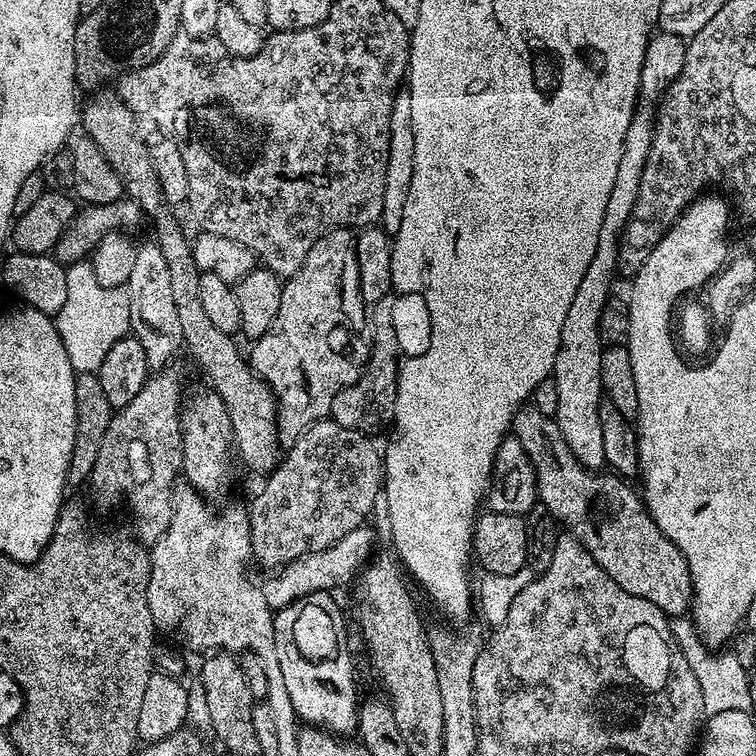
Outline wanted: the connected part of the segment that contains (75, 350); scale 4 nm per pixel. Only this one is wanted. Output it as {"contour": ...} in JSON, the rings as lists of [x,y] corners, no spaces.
{"contour":[[[91,263],[67,265],[66,302],[54,319],[62,346],[66,346],[66,354],[77,373],[98,370],[102,366],[102,358],[106,358],[106,350],[110,350],[110,346],[114,346],[114,342],[123,336],[129,335],[130,298],[127,287],[98,286]]]}

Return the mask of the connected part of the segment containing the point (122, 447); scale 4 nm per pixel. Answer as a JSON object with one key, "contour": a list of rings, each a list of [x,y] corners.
{"contour":[[[175,367],[161,368],[149,375],[138,395],[125,408],[113,411],[90,481],[92,496],[102,507],[116,508],[128,500],[136,523],[135,539],[145,546],[155,544],[170,526],[172,493],[184,466],[180,433],[180,391],[184,384]]]}

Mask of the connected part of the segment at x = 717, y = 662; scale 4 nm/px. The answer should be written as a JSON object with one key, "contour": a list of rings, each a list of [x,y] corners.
{"contour":[[[691,615],[671,617],[668,625],[670,626],[670,634],[674,634],[674,642],[678,642],[678,650],[682,650],[686,662],[690,662],[690,670],[694,670],[694,678],[698,678],[698,686],[702,689],[702,706],[704,707],[705,717],[722,714],[722,710],[749,711],[753,707],[750,702],[750,686],[748,685],[750,672],[749,669],[742,666],[742,663],[738,662],[735,654],[730,650],[713,650],[709,648],[708,643],[700,636]]]}

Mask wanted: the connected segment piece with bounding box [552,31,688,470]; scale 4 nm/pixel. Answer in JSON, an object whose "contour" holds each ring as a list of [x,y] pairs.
{"contour":[[[657,31],[648,40],[646,58],[642,58],[640,98],[630,118],[630,127],[626,130],[626,142],[622,146],[622,162],[618,162],[618,174],[610,190],[610,199],[606,202],[606,214],[602,214],[602,230],[598,230],[598,246],[594,250],[594,258],[590,258],[590,266],[586,266],[586,274],[582,274],[582,282],[578,286],[578,291],[574,293],[574,302],[570,302],[566,322],[562,322],[556,365],[552,367],[552,376],[558,386],[558,410],[555,417],[558,430],[562,430],[562,438],[566,438],[566,446],[574,450],[574,458],[578,458],[578,462],[582,462],[582,466],[589,470],[603,469],[606,458],[602,447],[602,425],[598,423],[598,406],[602,399],[600,386],[602,310],[606,310],[606,302],[613,295],[612,279],[616,276],[616,264],[618,268],[618,261],[621,259],[620,246],[624,228],[628,225],[628,219],[634,210],[634,202],[638,198],[638,186],[642,182],[642,170],[646,166],[646,158],[650,158],[657,104],[668,91],[668,87],[678,78],[678,74],[682,74],[682,66],[686,66],[687,49],[685,37],[678,34]]]}

